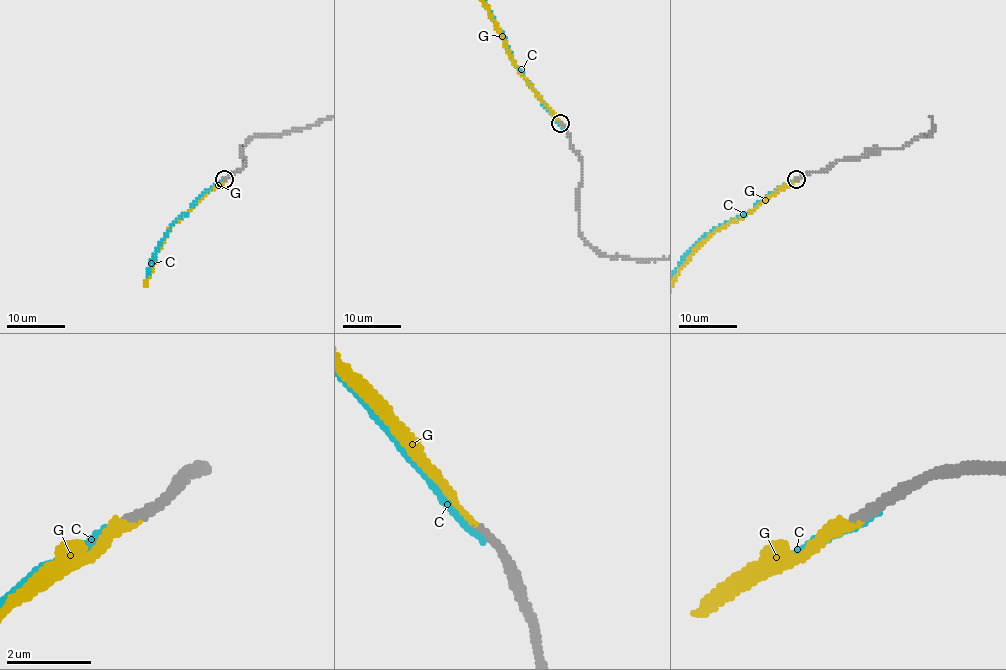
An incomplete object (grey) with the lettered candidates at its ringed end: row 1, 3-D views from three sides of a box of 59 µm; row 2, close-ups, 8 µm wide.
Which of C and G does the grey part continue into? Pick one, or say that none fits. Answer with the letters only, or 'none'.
G

